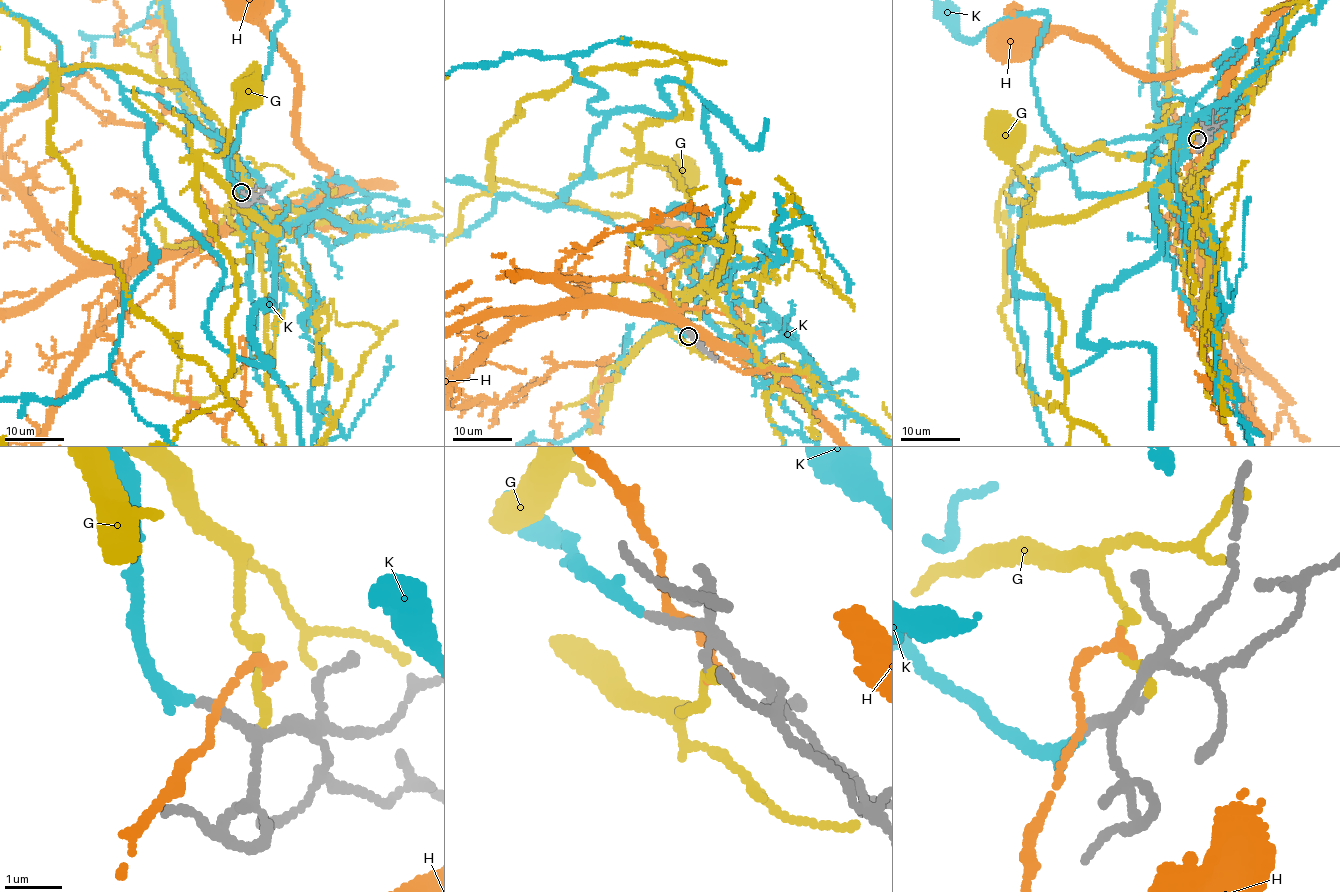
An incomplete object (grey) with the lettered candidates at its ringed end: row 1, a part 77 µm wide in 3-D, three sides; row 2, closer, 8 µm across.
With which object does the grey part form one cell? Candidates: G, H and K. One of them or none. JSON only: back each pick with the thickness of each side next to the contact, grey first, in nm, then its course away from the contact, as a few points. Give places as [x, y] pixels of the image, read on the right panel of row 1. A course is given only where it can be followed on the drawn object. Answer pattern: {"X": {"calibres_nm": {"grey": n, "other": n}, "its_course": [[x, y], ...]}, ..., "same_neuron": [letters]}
{"K": {"calibres_nm": {"grey": 160, "other": 200}, "its_course": [[1197, 139], [1159, 125], [1168, 173], [1085, 196], [1032, 83], [1046, 14], [970, 42], [943, 18]]}, "same_neuron": ["K"]}

